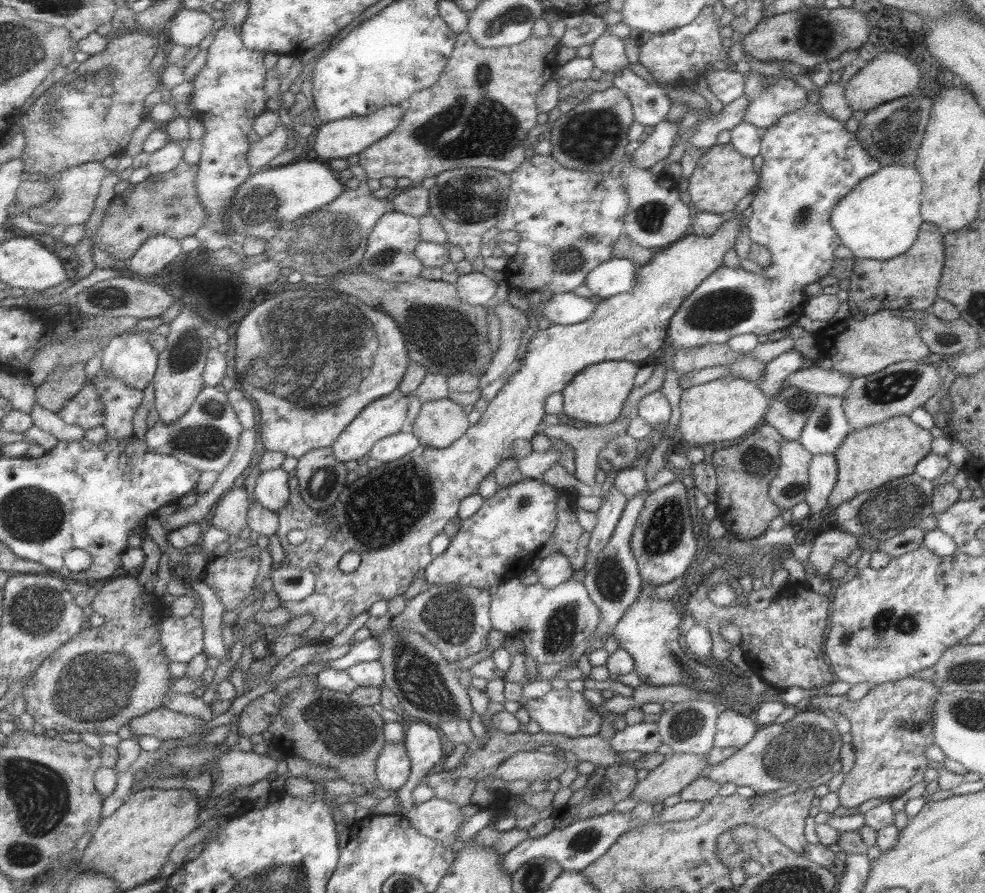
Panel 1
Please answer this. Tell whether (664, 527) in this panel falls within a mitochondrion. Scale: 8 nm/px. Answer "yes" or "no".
yes

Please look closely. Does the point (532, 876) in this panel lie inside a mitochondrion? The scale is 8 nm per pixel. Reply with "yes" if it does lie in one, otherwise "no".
yes

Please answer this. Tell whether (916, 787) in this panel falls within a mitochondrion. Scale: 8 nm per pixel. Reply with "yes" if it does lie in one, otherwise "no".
no

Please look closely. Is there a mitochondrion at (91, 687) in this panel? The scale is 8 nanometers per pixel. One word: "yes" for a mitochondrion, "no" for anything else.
yes

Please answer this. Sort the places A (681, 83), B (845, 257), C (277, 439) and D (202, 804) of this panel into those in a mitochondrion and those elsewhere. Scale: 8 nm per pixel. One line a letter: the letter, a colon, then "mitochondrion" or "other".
A: other
B: other
C: other
D: other

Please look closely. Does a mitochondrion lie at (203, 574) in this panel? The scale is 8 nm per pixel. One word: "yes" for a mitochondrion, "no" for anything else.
no

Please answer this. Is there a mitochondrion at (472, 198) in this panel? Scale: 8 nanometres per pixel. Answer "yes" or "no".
yes

